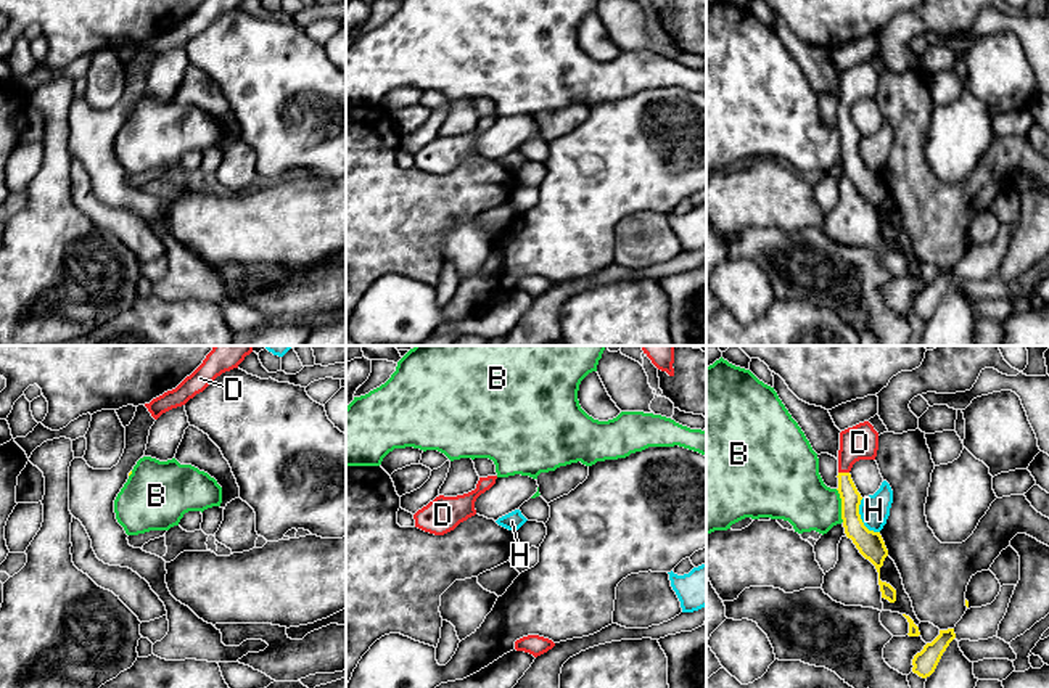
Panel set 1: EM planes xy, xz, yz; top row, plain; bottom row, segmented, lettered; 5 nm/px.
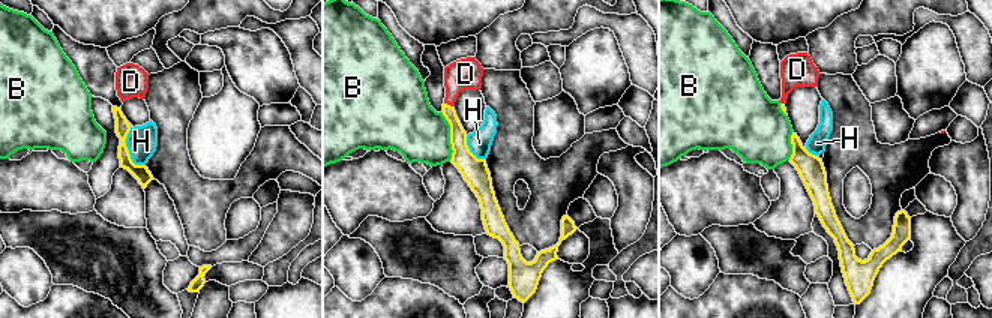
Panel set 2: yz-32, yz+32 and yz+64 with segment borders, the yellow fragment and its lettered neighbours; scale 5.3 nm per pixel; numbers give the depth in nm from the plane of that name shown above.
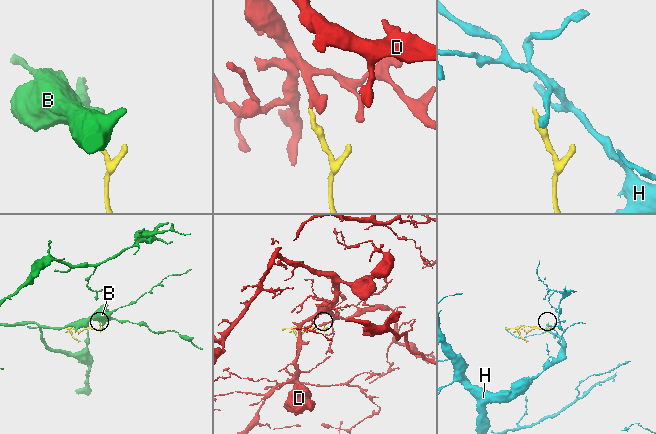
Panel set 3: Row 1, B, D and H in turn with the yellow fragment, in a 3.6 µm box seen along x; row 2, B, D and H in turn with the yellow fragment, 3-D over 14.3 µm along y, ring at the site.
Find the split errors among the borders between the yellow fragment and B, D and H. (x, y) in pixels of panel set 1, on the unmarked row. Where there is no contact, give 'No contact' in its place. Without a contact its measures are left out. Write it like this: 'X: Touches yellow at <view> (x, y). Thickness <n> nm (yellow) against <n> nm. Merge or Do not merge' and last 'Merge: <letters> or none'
B: Touches yellow at yz (842, 145). Thickness 140 nm (yellow) against 300 nm. Do not merge
D: Touches yellow at yz (843, 113). Thickness 100 nm (yellow) against 180 nm. Merge
H: Touches yellow at yz (861, 159). Thickness 140 nm (yellow) against 150 nm. Do not merge
Merge: D

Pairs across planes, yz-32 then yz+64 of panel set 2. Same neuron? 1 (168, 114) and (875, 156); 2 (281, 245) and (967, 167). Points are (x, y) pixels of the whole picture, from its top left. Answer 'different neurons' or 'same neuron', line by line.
1: same neuron
2: same neuron

